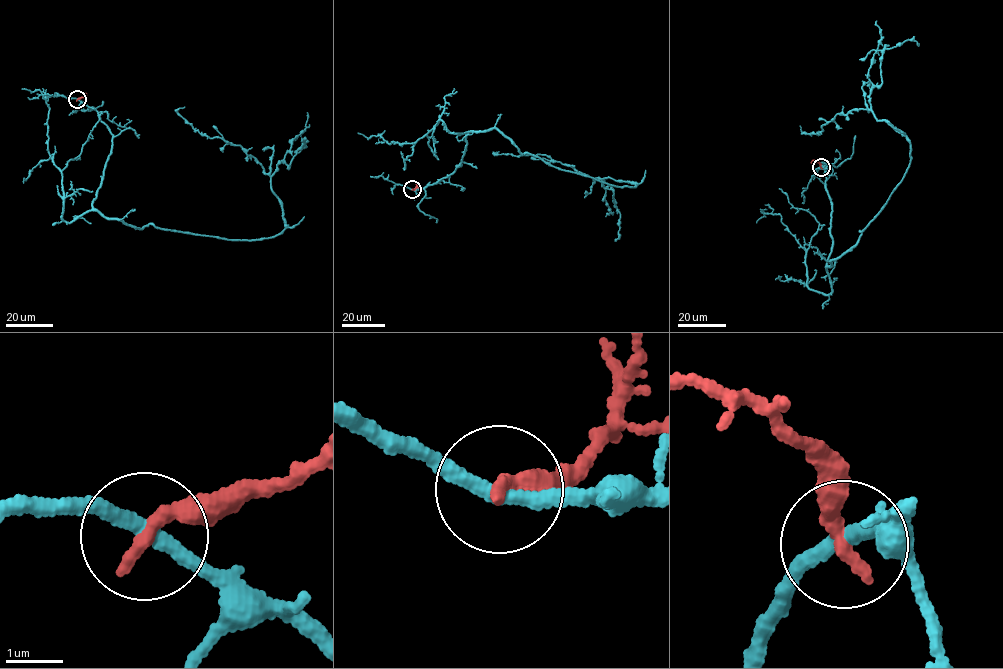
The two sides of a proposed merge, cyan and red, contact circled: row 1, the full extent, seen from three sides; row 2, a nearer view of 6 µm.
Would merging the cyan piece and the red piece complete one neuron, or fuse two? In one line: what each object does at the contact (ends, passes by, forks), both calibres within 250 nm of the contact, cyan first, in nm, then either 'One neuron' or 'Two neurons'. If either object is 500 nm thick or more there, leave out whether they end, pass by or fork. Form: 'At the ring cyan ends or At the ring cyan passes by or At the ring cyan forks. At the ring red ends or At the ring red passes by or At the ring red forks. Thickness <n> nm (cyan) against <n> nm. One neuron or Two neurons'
At the ring cyan passes by. At the ring red ends. Thickness 260 nm (cyan) against 320 nm. Two neurons

